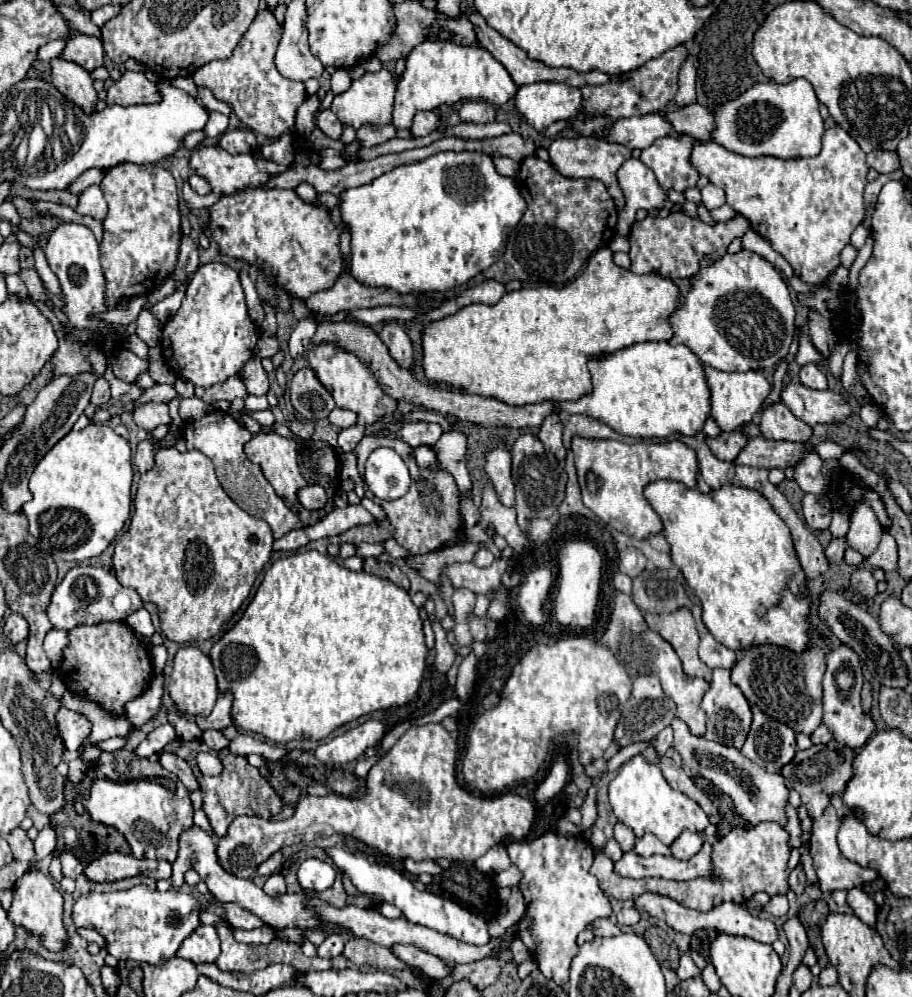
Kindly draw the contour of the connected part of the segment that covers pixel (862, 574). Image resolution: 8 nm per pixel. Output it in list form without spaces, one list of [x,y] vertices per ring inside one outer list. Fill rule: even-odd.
[[[859,568],[851,576],[851,588],[861,596],[861,598],[873,598],[877,594],[877,580],[873,578],[871,570]]]

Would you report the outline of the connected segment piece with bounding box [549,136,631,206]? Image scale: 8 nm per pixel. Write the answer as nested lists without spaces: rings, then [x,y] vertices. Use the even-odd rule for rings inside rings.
[[[585,136],[555,138],[549,146],[549,158],[551,158],[551,164],[567,178],[595,178],[595,180],[601,180],[609,188],[609,194],[615,200],[615,204],[625,206],[625,196],[623,196],[621,188],[617,186],[615,172],[619,170],[619,166],[625,160],[631,158],[631,150],[627,146],[607,142],[607,140],[597,140],[597,138],[585,138]]]

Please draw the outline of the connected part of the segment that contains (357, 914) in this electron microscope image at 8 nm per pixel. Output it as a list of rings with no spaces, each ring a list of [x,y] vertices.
[[[311,898],[309,900],[309,906],[313,906],[323,920],[327,922],[335,922],[335,924],[341,924],[345,928],[351,928],[351,932],[355,934],[355,938],[367,938],[371,942],[377,942],[381,946],[393,946],[393,944],[411,944],[423,952],[429,952],[433,956],[439,956],[441,960],[449,960],[449,962],[455,962],[455,964],[461,964],[461,962],[475,962],[475,960],[483,960],[483,958],[489,958],[497,948],[499,948],[499,942],[511,942],[513,936],[515,936],[515,930],[527,930],[527,926],[531,926],[531,918],[527,916],[521,916],[519,922],[515,922],[511,928],[505,930],[503,936],[499,938],[491,938],[487,942],[487,946],[471,946],[471,944],[465,944],[465,942],[459,942],[457,938],[451,938],[449,934],[441,934],[437,930],[431,930],[427,926],[421,926],[421,924],[411,924],[407,922],[405,918],[397,918],[397,920],[389,920],[385,918],[381,912],[373,910],[373,908],[357,908],[357,906],[345,906],[345,908],[333,908],[329,906],[327,902],[319,900],[319,898]]]

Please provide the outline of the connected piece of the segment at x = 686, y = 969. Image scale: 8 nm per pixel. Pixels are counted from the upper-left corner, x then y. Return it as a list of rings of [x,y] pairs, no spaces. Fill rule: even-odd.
[[[689,952],[683,954],[683,956],[681,956],[681,964],[679,964],[679,968],[677,968],[677,976],[679,976],[679,979],[684,981],[687,980],[687,978],[693,978],[693,976],[699,976],[699,974],[701,974],[701,970],[693,964]]]

